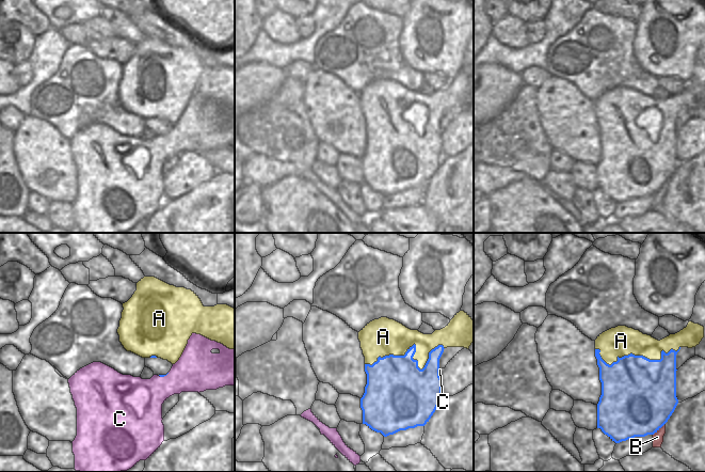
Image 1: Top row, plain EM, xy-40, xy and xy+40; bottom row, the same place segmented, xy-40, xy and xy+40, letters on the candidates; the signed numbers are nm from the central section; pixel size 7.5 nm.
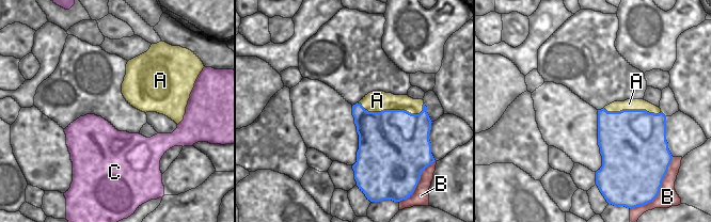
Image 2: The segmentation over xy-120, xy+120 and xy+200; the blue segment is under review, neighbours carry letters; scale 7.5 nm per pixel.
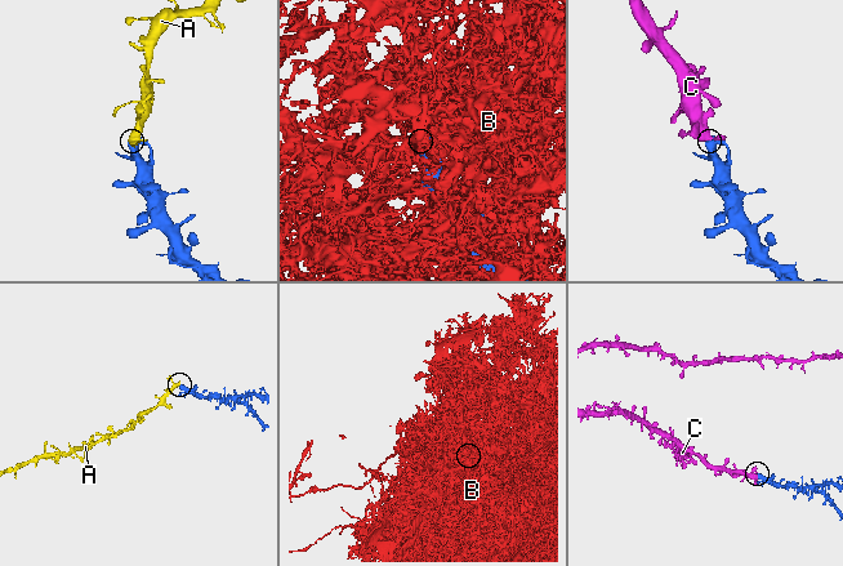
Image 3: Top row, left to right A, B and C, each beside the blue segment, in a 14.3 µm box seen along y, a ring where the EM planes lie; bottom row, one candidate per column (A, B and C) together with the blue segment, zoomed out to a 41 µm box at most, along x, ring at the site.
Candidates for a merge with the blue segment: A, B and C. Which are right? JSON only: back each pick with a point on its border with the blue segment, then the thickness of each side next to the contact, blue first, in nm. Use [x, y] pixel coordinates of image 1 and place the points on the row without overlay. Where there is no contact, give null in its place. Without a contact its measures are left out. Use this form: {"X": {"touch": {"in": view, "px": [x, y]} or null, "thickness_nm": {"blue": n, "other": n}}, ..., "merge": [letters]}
{"C": {"touch": {"in": "xy-40", "px": [163, 137]}, "thickness_nm": {"blue": 20, "other": 320}}, "merge": ["C"]}

